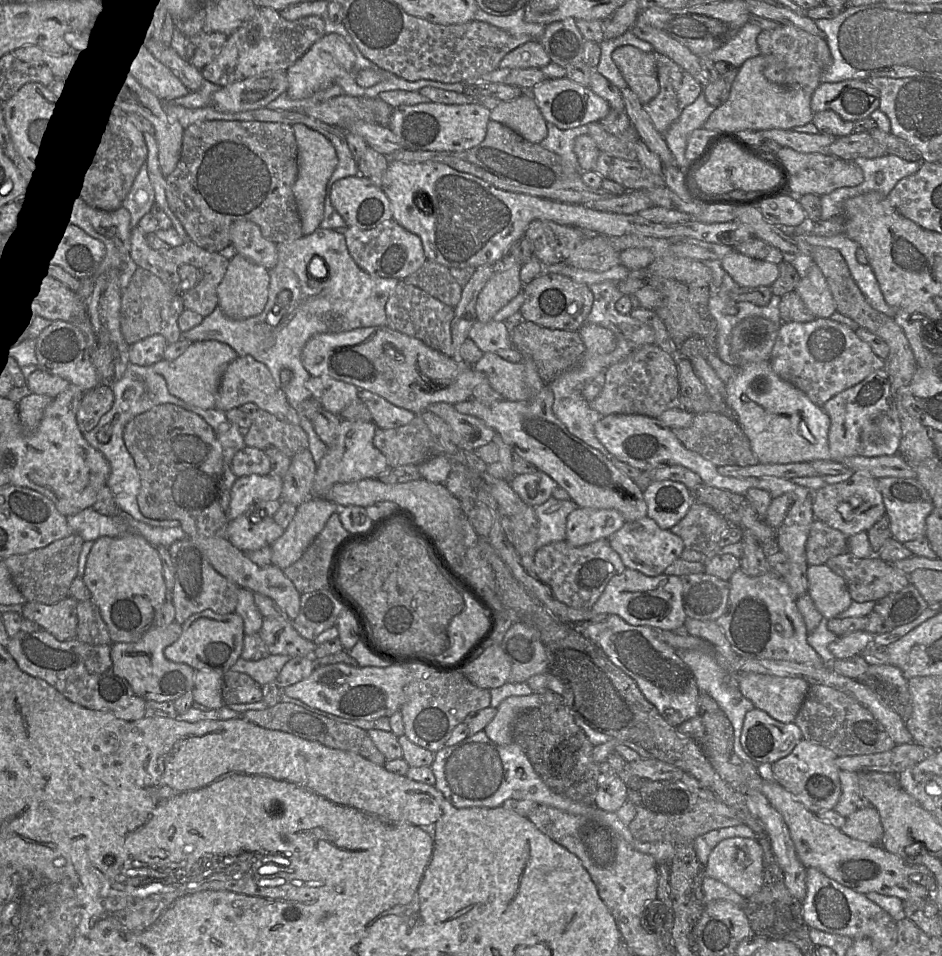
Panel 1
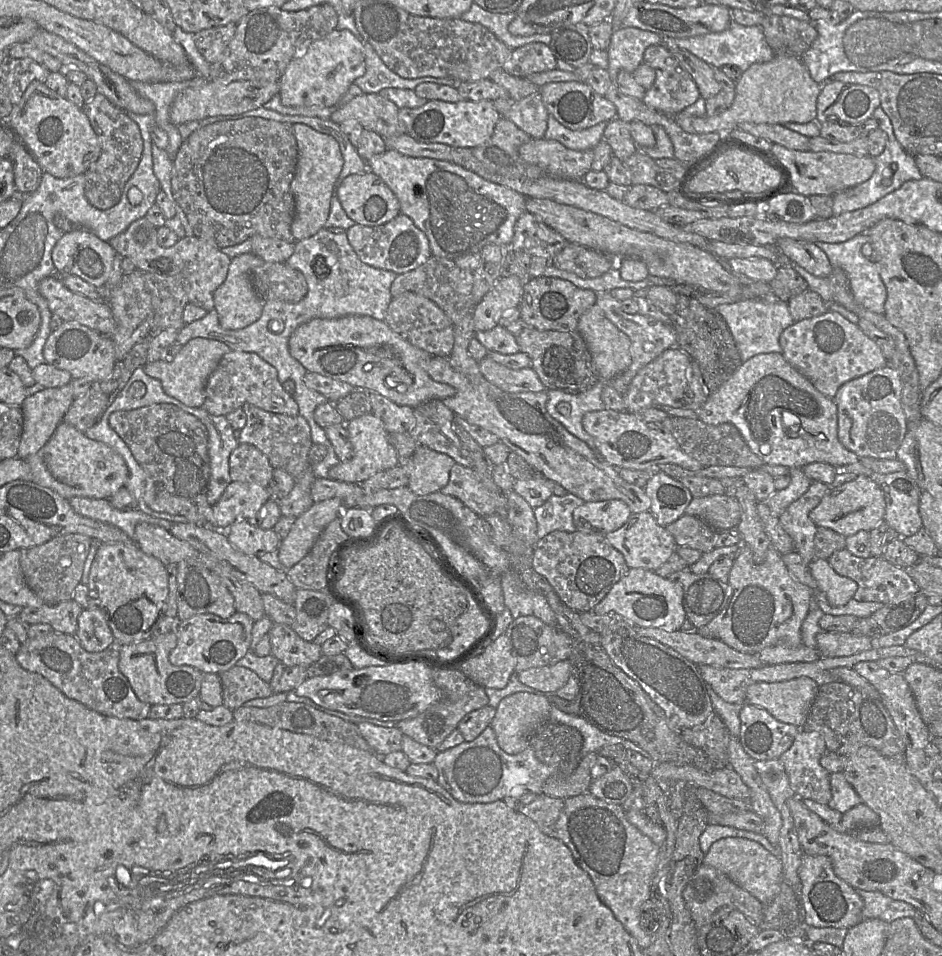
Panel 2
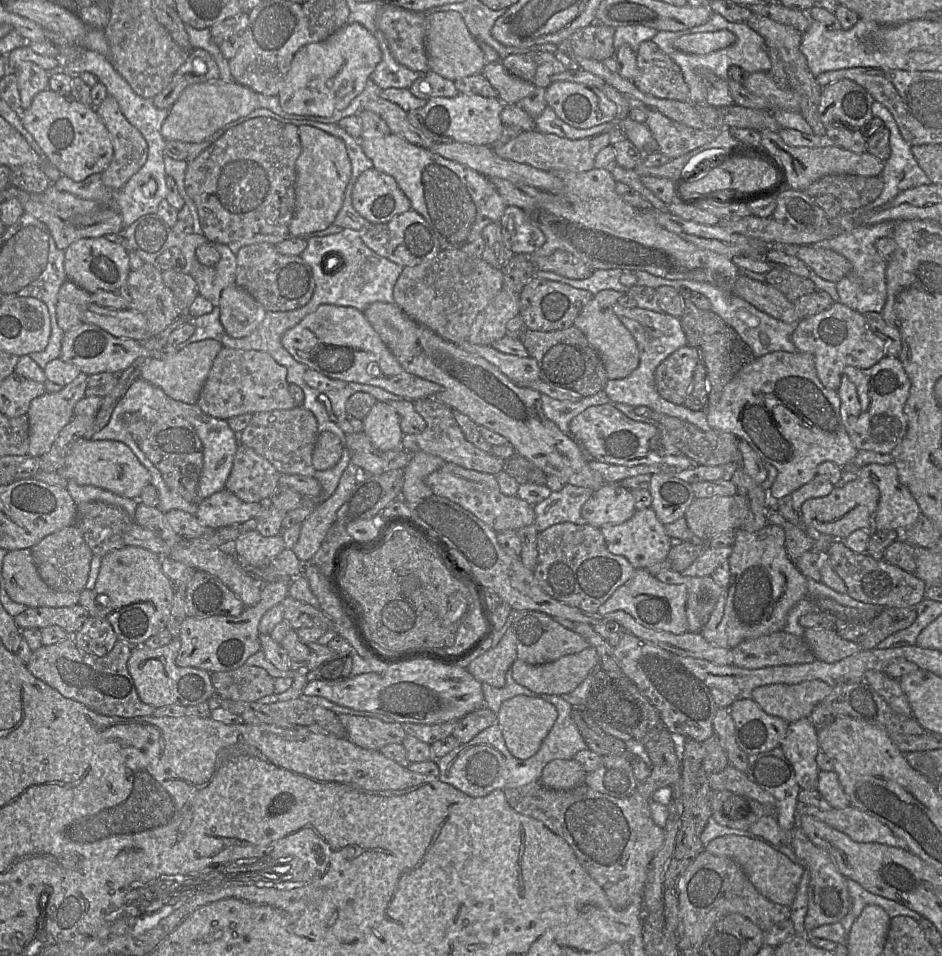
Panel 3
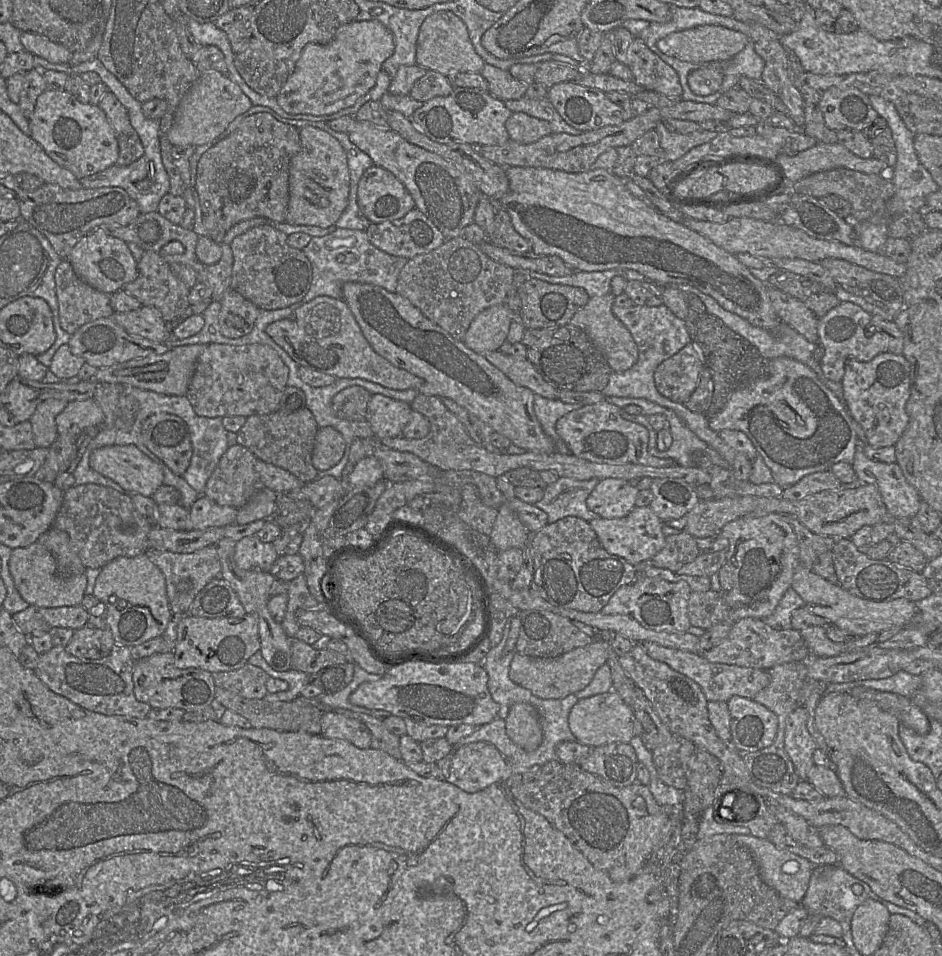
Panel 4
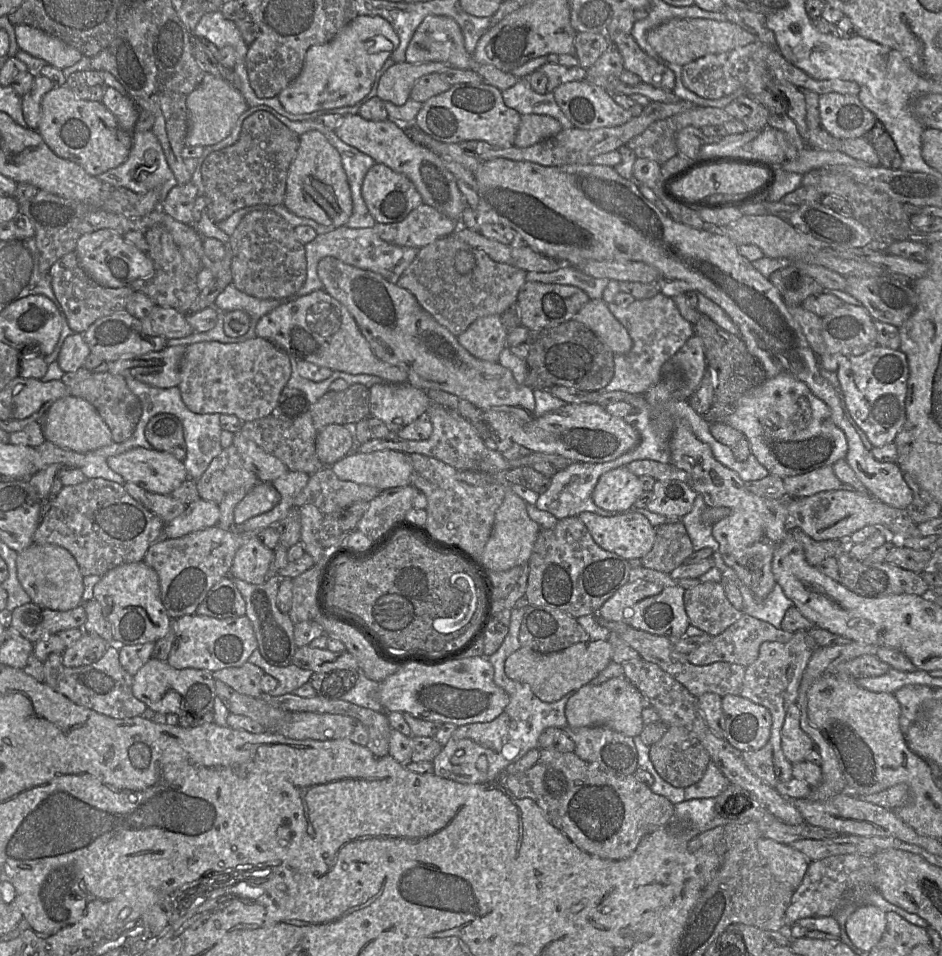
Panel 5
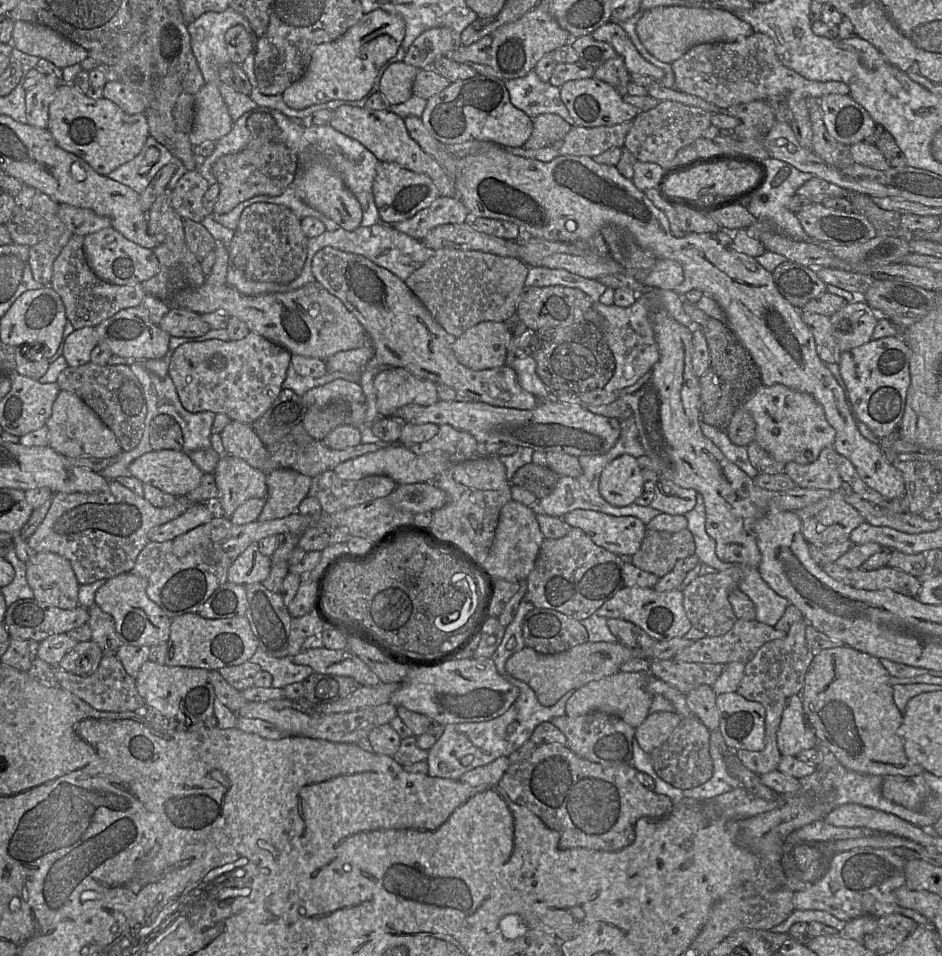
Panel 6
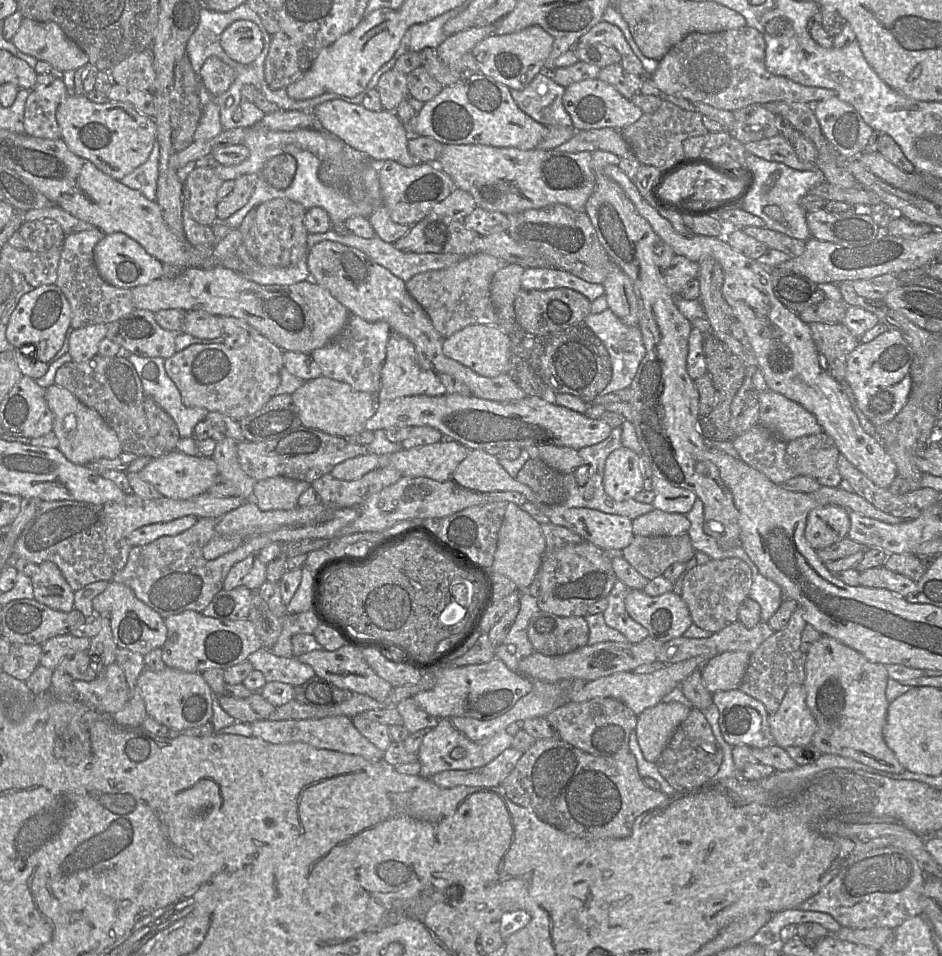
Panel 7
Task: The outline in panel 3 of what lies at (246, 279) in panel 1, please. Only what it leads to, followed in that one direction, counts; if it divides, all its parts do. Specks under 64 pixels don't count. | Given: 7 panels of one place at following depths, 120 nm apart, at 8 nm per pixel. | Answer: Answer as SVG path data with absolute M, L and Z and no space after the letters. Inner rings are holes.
M235 283L222 290L219 308L220 323L232 338L250 335L267 312L246 290Z

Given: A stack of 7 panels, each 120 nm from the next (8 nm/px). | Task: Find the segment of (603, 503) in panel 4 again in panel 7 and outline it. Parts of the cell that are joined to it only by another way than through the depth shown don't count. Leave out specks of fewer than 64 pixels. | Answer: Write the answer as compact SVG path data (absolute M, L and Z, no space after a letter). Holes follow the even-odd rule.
M624 446L611 452L604 467L603 486L616 501L635 498L643 490L640 456Z

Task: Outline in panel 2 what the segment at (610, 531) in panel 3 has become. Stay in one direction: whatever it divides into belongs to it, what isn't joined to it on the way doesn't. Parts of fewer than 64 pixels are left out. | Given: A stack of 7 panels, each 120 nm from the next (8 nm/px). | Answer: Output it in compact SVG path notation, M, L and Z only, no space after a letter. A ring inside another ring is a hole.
M650 511L631 514L619 529L605 534L607 542L624 557L629 568L656 571L676 552L677 544L668 530L660 526Z

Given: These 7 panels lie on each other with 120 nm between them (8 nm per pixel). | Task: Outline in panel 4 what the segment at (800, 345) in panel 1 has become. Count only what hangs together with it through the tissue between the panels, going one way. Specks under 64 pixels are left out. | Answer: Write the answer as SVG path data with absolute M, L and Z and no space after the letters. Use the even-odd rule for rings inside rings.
M841 302L825 316L819 318L818 344L823 348L820 367L827 379L841 382L844 375L844 363L848 358L867 362L887 351L888 335L875 327L871 319L870 313L852 302Z

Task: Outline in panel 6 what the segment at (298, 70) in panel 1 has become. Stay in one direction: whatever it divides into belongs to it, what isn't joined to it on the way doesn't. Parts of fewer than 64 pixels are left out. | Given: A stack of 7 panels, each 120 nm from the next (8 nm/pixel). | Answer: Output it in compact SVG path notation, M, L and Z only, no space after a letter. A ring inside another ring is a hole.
M382 9L364 14L341 37L315 47L304 76L283 92L284 102L293 109L302 110L333 100L364 98L371 91L381 67L396 55L404 37L405 22L400 16Z

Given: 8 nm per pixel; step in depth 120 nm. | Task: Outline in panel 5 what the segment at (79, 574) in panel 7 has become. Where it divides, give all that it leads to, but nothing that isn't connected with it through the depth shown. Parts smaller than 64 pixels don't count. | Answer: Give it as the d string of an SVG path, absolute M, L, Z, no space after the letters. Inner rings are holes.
M93 478L93 479L88 479L85 482L77 485L63 486L59 494L57 495L56 499L54 500L52 506L50 507L49 511L47 512L47 514L41 518L39 525L34 533L33 540L34 543L37 544L55 544L67 549L75 558L80 573L83 577L89 575L102 576L107 571L121 564L142 561L148 548L153 543L155 543L156 541L162 538L164 526L165 523L162 521L161 518L159 518L156 514L154 514L150 510L143 507L135 499L133 499L122 485L116 482L105 480L103 478Z

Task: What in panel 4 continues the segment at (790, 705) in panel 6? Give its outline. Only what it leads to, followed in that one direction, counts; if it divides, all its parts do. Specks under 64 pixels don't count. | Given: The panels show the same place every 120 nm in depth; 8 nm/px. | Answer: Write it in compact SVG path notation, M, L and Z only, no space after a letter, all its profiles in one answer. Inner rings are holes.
M799 705L786 719L784 750L802 781L807 780L808 772L814 765L813 753L816 749L816 742L807 729L807 711Z

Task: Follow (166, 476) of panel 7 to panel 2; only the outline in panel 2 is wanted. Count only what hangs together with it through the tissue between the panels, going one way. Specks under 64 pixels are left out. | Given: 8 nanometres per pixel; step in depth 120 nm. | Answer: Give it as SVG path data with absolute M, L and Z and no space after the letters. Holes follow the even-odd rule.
M62 421L54 434L37 453L26 458L31 468L31 481L49 488L70 500L72 497L93 499L110 499L120 488L124 487L129 476L128 467L123 457L107 444L92 440L84 432Z

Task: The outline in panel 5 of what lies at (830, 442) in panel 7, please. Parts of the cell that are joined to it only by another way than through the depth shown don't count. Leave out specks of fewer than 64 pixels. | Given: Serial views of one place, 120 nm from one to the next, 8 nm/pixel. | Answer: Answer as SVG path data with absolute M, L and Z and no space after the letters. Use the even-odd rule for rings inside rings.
M832 466L783 478L787 498L810 496L818 492L839 490L841 481Z

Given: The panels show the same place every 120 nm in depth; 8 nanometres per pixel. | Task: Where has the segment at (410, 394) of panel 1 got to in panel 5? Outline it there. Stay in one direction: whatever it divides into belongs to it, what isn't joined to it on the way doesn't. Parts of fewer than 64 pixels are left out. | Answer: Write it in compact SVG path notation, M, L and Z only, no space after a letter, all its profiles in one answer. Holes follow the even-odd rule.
M323 288L282 304L262 316L256 325L256 336L273 342L297 360L304 360L320 367L352 375L369 374L382 378L385 383L408 383L408 374L398 366L379 359L360 331L355 319L347 308L328 294Z

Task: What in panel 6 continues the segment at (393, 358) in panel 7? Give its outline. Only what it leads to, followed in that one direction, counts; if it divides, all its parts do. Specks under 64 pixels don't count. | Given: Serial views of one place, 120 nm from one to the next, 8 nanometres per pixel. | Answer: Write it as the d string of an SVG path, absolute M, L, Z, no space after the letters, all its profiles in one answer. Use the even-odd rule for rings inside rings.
M405 368L382 369L373 382L379 417L390 417L407 404L429 406L439 400L435 382L418 378Z

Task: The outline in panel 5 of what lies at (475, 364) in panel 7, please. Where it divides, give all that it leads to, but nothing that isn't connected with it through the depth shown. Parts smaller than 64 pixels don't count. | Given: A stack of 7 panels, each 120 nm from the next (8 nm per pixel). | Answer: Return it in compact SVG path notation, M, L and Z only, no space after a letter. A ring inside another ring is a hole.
M500 315L480 317L461 335L458 342L474 357L498 362L499 355L507 346L506 331Z

